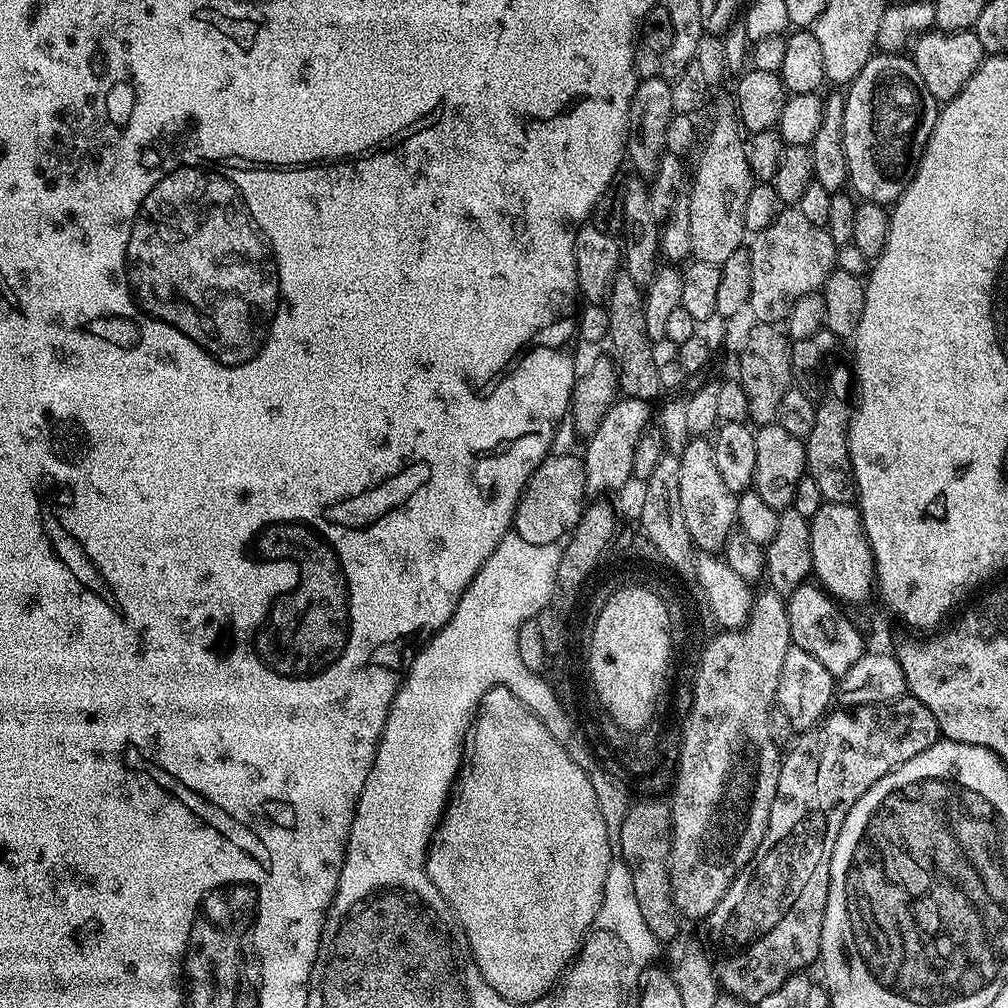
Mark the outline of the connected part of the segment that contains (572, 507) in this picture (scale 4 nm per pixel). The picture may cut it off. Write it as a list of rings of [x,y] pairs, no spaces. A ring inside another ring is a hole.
[[[549,454],[544,457],[543,462],[536,467],[534,474],[526,482],[524,493],[520,495],[520,501],[516,507],[516,515],[514,517],[515,535],[526,538],[526,542],[534,542],[535,544],[554,544],[563,541],[565,537],[571,533],[576,527],[576,523],[580,521],[580,515],[584,513],[586,507],[586,499],[589,495],[586,486],[586,470],[584,469],[583,459],[579,455],[576,456],[556,456],[557,454]]]

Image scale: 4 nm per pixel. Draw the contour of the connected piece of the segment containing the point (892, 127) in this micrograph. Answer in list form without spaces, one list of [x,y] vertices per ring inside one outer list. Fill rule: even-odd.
[[[873,54],[866,66],[862,66],[858,78],[847,85],[844,97],[844,153],[851,191],[861,201],[874,204],[888,206],[899,200],[918,170],[924,148],[936,125],[937,115],[938,102],[934,94],[926,90],[926,82],[922,82],[922,74],[918,74],[915,62],[904,54]]]

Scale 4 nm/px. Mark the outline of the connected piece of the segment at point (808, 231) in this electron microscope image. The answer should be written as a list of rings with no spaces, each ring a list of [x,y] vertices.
[[[785,207],[766,226],[766,230],[755,233],[747,245],[750,254],[750,298],[748,299],[747,311],[756,315],[755,319],[761,324],[779,325],[787,321],[788,311],[802,298],[811,292],[820,292],[823,289],[826,278],[836,268],[836,249],[838,245],[830,238],[827,227],[814,226],[814,222],[808,221],[799,207]]]

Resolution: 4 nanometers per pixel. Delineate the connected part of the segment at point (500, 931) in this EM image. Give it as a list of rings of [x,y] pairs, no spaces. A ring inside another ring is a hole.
[[[492,688],[480,700],[480,707],[474,717],[474,727],[470,732],[470,751],[455,785],[454,795],[440,817],[440,827],[428,846],[428,861],[424,868],[428,872],[428,880],[434,882],[438,894],[442,894],[453,916],[460,923],[464,937],[471,938],[473,962],[478,968],[484,968],[484,976],[488,976],[488,980],[492,980],[492,984],[500,988],[502,998],[518,1006],[527,1006],[530,1002],[549,995],[557,987],[592,927],[598,914],[598,906],[602,906],[606,870],[610,870],[610,838],[606,834],[606,822],[602,822],[602,814],[598,811],[598,798],[594,798],[591,776],[583,772],[574,762],[574,758],[570,758],[568,751],[552,737],[550,730],[546,730],[544,723],[509,688]]]

